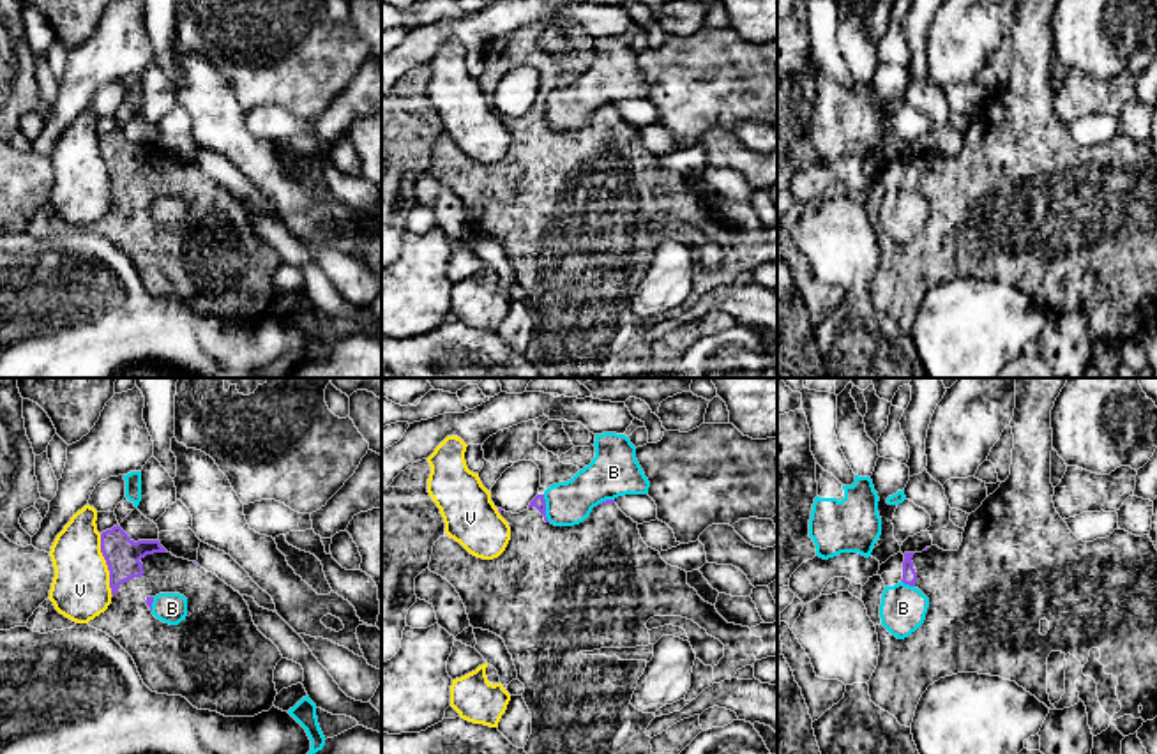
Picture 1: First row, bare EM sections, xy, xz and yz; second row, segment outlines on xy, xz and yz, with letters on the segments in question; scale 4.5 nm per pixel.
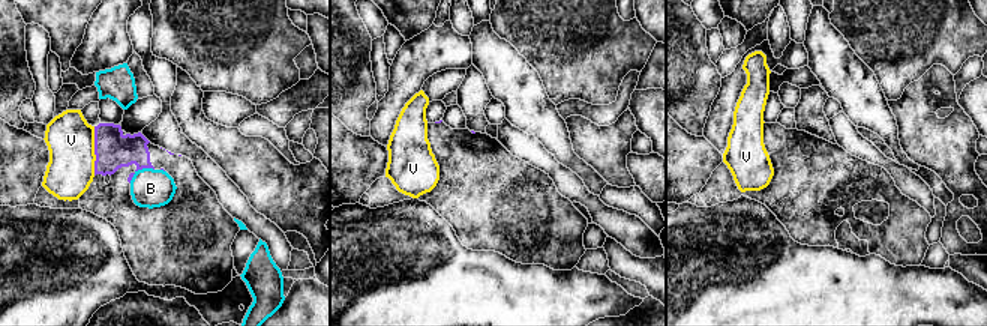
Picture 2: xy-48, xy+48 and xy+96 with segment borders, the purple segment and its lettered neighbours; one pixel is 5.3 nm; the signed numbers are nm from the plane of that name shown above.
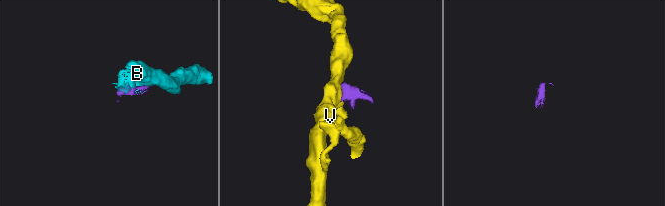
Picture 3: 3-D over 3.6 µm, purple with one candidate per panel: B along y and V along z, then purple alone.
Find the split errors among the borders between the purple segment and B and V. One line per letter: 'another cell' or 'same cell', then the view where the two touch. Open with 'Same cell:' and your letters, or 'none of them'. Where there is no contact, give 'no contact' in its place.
Same cell: none of them
B: another cell | xz
V: another cell | xy

